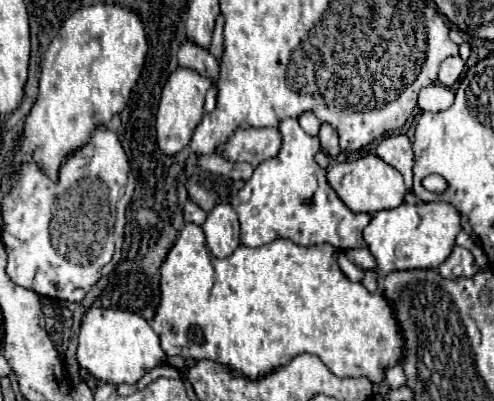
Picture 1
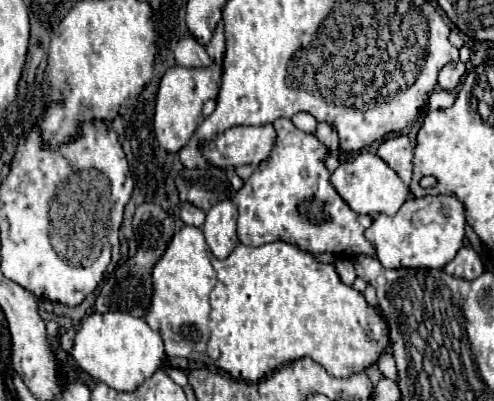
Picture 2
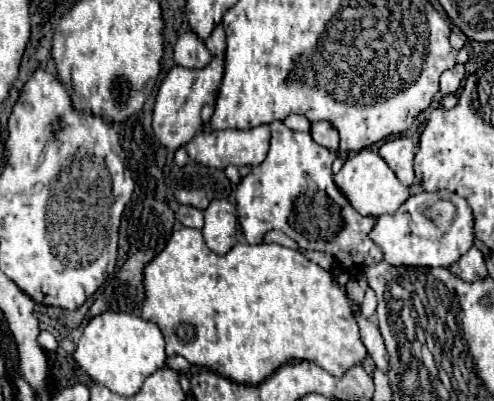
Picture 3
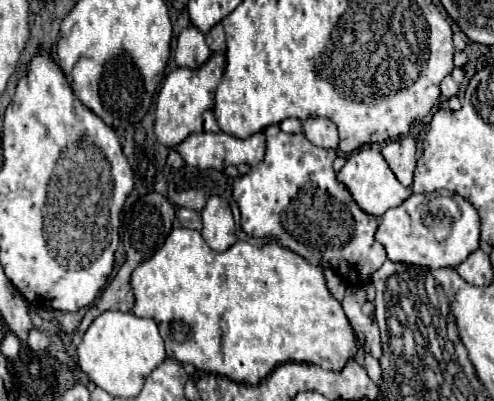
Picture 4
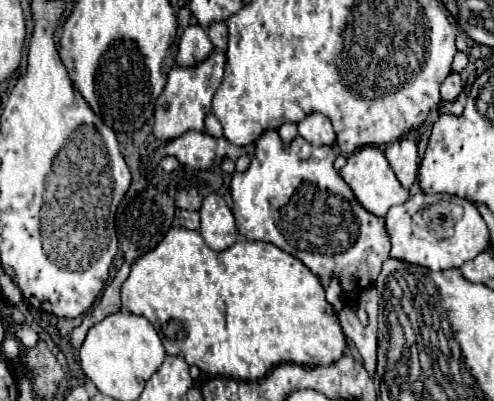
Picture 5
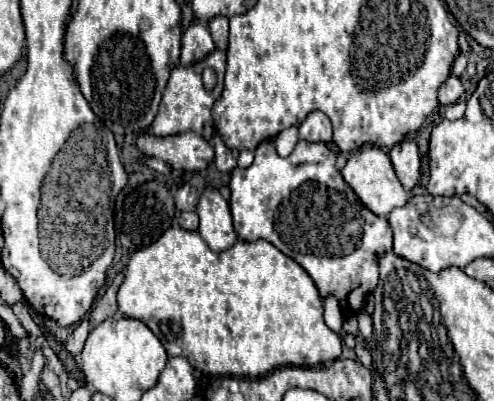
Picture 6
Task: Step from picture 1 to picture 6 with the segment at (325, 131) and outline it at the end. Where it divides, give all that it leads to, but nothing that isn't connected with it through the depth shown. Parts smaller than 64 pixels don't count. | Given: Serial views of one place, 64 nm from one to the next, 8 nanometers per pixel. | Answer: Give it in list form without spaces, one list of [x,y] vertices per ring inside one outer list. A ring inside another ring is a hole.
[[[312,112],[298,126],[300,138],[306,142],[330,142],[332,140],[332,124],[324,112]]]

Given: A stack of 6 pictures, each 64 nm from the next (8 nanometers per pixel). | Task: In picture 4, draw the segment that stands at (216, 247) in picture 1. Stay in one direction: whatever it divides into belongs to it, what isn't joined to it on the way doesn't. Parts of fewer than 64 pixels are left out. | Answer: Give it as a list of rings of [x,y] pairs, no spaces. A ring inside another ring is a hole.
[[[212,196],[202,210],[202,238],[214,252],[228,250],[236,240],[236,224],[226,200]]]

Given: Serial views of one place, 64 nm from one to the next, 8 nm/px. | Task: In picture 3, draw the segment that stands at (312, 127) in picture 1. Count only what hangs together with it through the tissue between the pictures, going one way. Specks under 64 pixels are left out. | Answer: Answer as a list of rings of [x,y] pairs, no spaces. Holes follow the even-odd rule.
[[[292,114],[292,116],[288,116],[288,118],[284,120],[284,126],[286,126],[286,128],[290,128],[290,130],[308,132],[308,128],[310,128],[310,122],[308,122],[304,116],[296,116],[296,114]]]

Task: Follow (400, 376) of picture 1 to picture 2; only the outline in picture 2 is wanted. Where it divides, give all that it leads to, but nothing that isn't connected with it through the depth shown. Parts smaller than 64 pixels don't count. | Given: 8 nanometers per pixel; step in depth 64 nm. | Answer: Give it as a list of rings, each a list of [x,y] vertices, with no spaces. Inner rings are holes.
[[[384,350],[384,352],[380,354],[380,358],[378,358],[378,368],[380,368],[380,372],[382,372],[386,378],[396,380],[396,364],[394,364],[390,352]]]

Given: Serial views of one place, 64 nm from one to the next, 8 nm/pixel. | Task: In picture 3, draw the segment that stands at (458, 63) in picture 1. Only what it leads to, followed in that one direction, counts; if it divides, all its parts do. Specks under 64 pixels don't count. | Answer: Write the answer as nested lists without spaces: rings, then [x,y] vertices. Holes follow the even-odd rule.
[[[456,64],[452,70],[444,72],[440,76],[440,90],[442,90],[442,94],[456,94],[458,88],[460,88],[462,78],[464,78],[464,66],[462,64]]]

